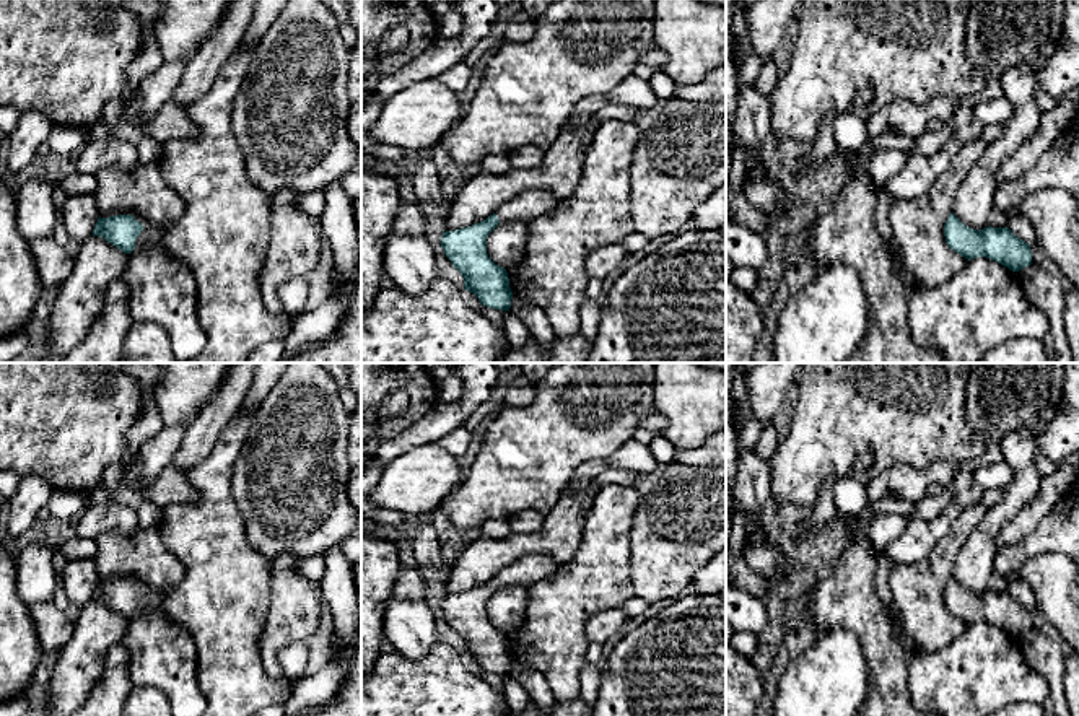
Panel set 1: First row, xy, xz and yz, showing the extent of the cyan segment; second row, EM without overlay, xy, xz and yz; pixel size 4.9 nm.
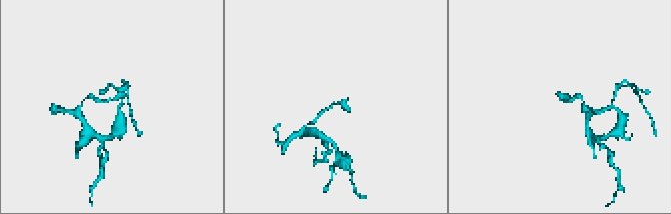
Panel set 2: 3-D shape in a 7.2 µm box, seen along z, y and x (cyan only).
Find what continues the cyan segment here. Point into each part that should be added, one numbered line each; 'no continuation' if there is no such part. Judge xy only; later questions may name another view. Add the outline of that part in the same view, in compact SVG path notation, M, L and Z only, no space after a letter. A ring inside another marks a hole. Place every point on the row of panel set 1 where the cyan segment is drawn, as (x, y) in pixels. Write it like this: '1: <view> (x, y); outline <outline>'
1: xy (150, 235); outline M143 221L143 231L137 236L135 247L142 247L148 244L155 244L161 249L166 249L163 228L156 228Z

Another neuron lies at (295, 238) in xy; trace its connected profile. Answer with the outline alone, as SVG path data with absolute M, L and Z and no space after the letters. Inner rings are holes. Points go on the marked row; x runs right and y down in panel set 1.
M280 190L270 199L270 242L264 259L260 282L262 301L272 314L285 314L277 290L296 277L311 272L322 244L321 216L303 213L293 190Z

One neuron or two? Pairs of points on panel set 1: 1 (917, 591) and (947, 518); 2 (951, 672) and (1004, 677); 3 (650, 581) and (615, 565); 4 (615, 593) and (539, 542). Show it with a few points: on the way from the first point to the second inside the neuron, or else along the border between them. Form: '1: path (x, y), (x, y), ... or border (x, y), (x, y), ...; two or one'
1: border (957, 516), (952, 529), (930, 554), (900, 565); two
2: path (964, 677), (991, 677); one
3: border (629, 532), (629, 578), (637, 594); two
4: border (585, 526), (578, 550), (560, 565); two

